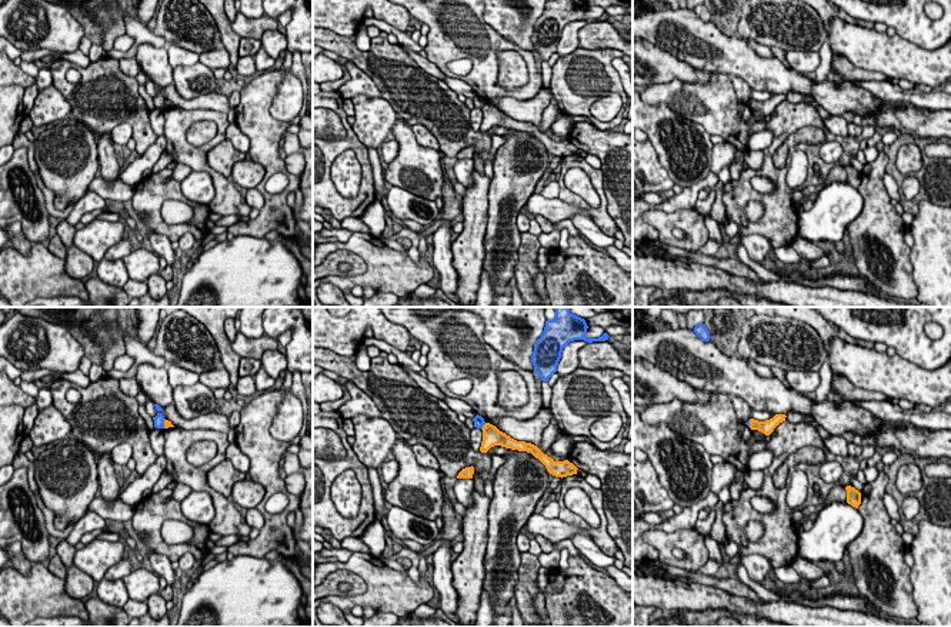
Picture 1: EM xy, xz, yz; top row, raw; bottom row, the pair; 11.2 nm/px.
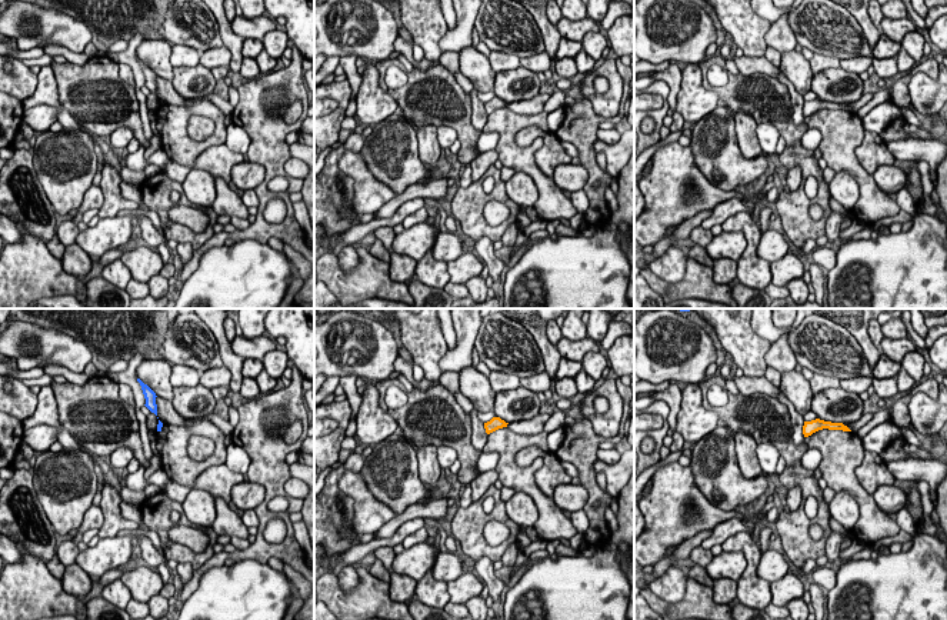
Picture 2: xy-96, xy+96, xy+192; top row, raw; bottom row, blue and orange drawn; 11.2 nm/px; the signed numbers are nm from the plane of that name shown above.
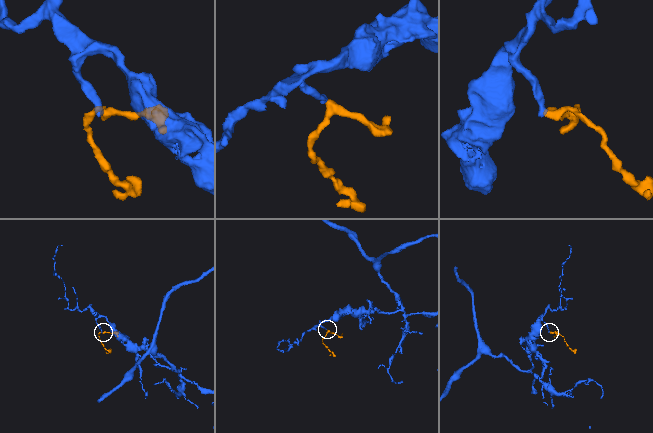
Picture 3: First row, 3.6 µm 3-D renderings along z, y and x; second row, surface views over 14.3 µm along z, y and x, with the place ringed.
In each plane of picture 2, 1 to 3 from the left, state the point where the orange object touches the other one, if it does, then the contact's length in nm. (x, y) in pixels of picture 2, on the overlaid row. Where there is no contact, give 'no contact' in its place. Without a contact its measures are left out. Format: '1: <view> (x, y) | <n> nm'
1: no contact
2: no contact
3: no contact

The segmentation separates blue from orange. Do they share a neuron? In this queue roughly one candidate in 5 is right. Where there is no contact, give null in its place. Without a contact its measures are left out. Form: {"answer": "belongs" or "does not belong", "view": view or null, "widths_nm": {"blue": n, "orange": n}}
{"answer": "does not belong", "view": "xz", "widths_nm": {"blue": 130, "orange": 220}}

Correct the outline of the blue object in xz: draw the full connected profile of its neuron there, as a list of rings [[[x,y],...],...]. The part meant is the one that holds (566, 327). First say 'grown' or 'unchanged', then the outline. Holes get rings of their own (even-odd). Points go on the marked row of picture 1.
unchanged | [[[554,307],[555,318],[547,320],[544,333],[534,344],[531,363],[534,373],[537,373],[543,381],[557,371],[558,361],[561,358],[563,348],[574,340],[584,340],[587,343],[605,341],[608,334],[604,333],[598,338],[587,338],[587,323],[584,318],[570,313],[570,307]]]

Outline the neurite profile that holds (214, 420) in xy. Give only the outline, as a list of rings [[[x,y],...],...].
[[[174,404],[166,406],[163,411],[166,420],[168,420],[173,426],[181,427],[184,430],[213,430],[227,434],[230,431],[228,417],[218,411],[211,411],[190,420],[183,418],[177,413]]]

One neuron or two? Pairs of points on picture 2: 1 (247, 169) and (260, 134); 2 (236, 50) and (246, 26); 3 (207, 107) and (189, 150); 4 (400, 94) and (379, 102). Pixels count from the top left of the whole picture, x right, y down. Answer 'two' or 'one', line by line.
1: two
2: two
3: one
4: two

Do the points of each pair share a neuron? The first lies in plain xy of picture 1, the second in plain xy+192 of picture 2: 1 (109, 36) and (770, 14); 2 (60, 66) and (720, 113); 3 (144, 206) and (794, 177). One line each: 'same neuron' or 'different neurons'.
1: different neurons
2: different neurons
3: different neurons

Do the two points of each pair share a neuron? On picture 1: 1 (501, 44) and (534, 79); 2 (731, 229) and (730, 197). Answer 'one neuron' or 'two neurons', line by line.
1: one neuron
2: two neurons

